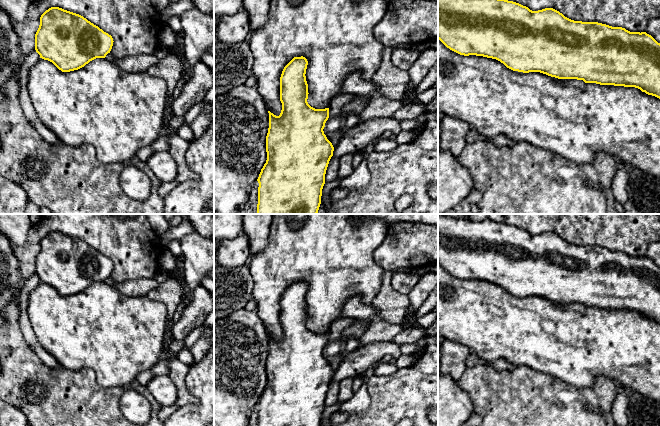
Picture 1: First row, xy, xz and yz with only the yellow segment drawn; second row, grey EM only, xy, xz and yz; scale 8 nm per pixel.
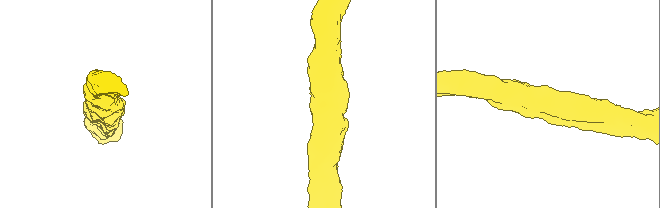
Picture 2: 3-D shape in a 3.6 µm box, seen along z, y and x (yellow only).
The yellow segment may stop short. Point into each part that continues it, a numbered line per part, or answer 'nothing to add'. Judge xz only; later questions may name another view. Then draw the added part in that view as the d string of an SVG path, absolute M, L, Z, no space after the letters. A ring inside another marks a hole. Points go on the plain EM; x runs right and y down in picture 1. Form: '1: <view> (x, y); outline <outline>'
nothing to add

